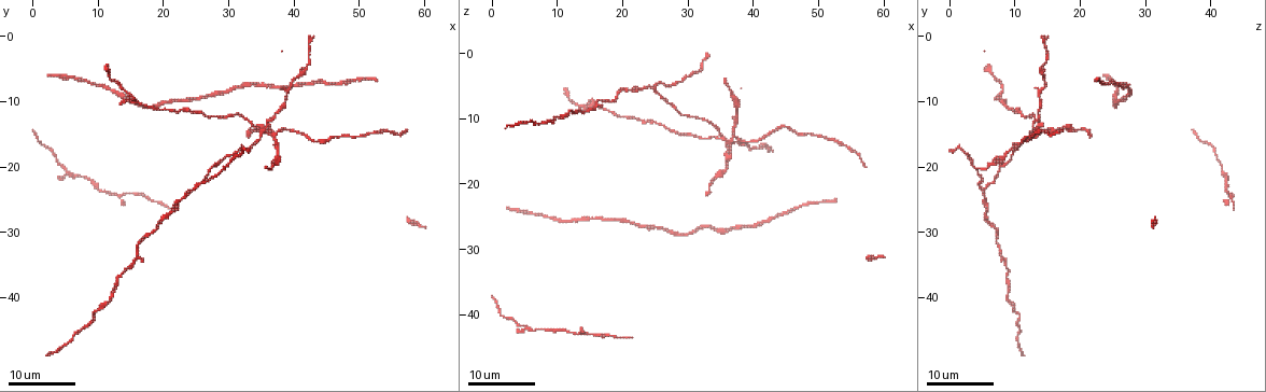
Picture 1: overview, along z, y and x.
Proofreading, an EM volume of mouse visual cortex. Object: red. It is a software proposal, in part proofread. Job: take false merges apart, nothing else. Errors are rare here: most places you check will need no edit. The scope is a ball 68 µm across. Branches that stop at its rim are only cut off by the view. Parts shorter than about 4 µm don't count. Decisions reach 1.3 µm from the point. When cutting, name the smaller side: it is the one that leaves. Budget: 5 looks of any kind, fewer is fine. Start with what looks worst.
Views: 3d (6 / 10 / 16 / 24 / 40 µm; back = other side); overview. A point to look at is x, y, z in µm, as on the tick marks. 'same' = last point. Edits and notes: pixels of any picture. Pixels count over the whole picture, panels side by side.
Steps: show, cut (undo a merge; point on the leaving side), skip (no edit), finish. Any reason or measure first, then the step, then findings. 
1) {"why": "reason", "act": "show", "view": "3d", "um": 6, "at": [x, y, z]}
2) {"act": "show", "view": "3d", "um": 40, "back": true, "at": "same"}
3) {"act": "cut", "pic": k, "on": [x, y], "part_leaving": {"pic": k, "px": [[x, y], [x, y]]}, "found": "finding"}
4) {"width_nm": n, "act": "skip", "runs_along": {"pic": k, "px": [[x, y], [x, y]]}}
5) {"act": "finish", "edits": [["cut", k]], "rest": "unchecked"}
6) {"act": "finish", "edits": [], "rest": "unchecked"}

{"why": "four or more arms meet", "act": "show", "view": "3d", "um": 24, "at": [36.5, 15.0, 13.5]}

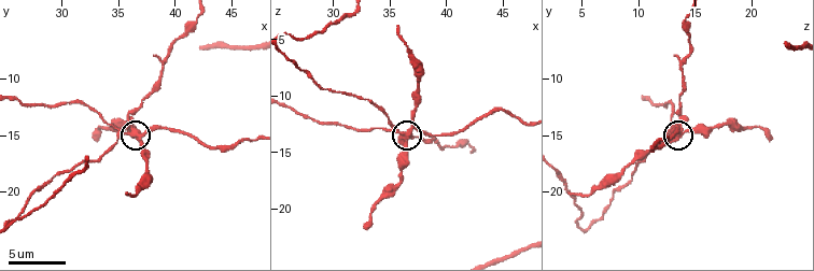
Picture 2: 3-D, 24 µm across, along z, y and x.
{"act": "show", "view": "3d", "um": 6, "at": [36.4, 15.0, 13.2]}

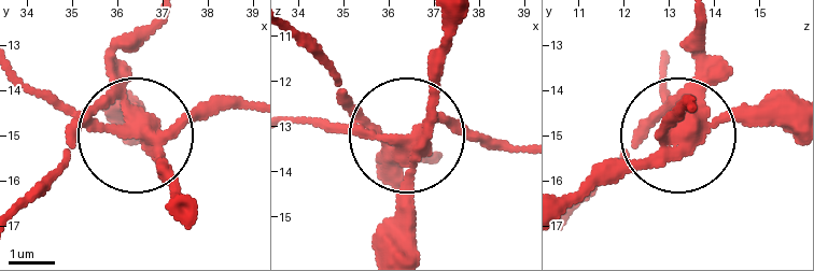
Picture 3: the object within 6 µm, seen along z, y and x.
{"act": "cut", "pic": 3, "on": [390, 224], "part_leaving": {"pic": 3, "px": [[125, 97], [168, 128], [249, 105]]}, "found": "a second neuron is stuck on"}

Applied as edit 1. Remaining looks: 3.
{"act": "show", "view": "overview"}

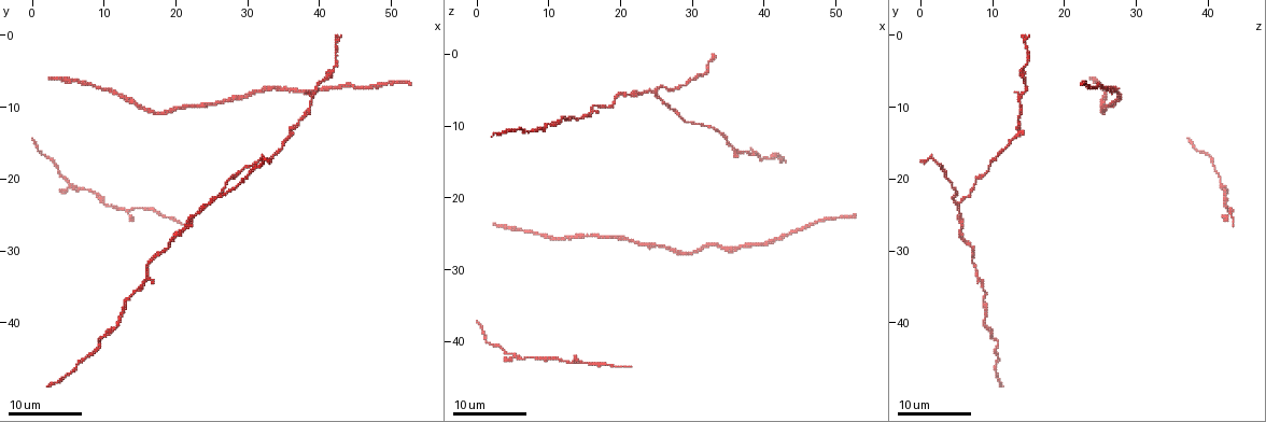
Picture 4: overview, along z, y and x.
{"why": "arms part here", "act": "show", "view": "3d", "um": 16, "at": [24.5, 23.0, 5.0]}

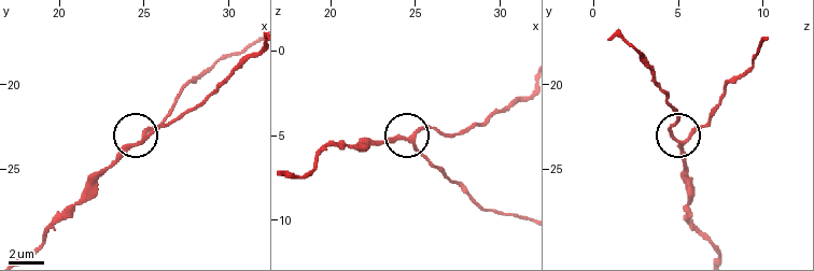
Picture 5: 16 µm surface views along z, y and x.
{"act": "show", "view": "3d", "um": 6, "at": [24.7, 23.4, 5.1]}

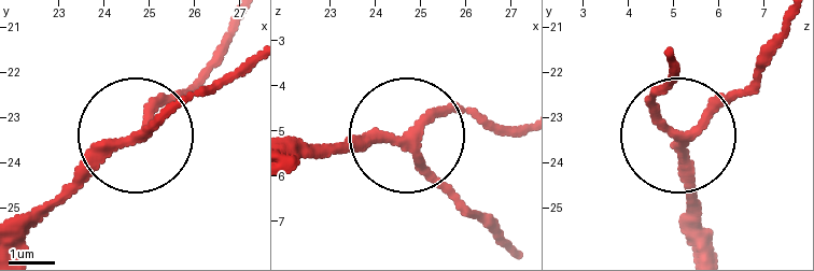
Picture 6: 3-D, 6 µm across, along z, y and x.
{"arms": 3, "act": "skip", "runs_along": {"pic": 6, "px": [[513, 247], [408, 140], [459, 113], [524, 125]]}, "found": "all the same neuron"}

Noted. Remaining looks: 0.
{"act": "finish", "edits": [["cut", 3]], "rest": "unchecked"}

